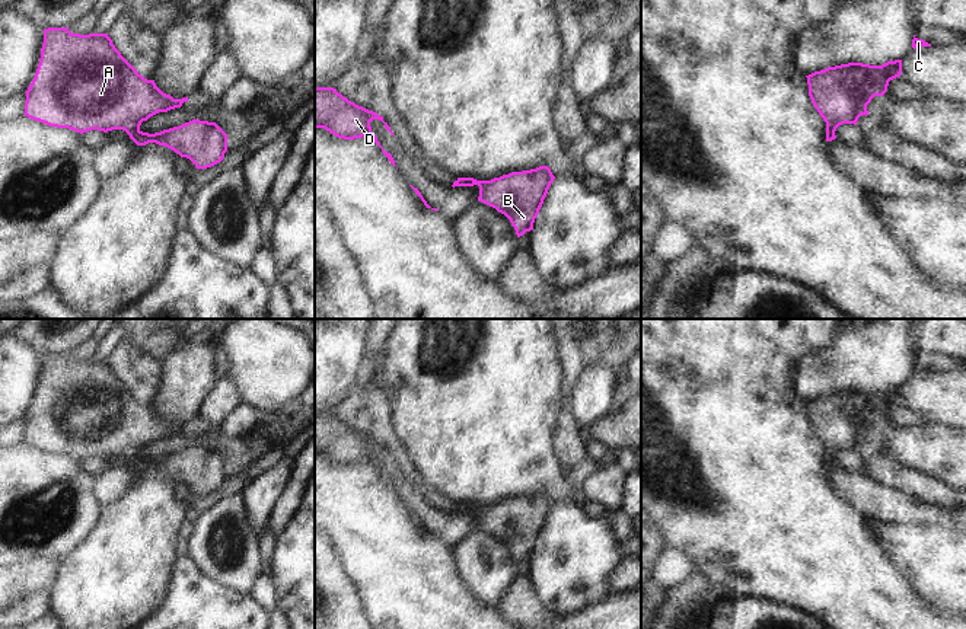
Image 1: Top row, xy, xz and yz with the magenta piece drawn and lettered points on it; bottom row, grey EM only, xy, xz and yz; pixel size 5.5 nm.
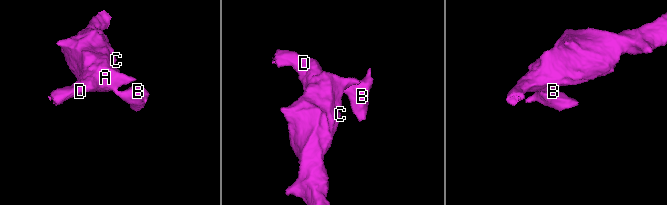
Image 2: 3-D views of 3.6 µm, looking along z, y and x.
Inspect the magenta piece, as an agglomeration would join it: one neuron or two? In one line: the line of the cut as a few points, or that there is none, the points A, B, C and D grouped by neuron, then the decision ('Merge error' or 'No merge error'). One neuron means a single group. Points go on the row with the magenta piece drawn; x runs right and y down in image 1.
Split along xy (139, 128), (130, 137). Groups: A C D / B. Merge error.

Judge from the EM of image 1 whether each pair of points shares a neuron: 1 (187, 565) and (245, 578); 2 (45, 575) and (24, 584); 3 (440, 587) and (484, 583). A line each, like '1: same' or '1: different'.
1: different
2: same
3: different

